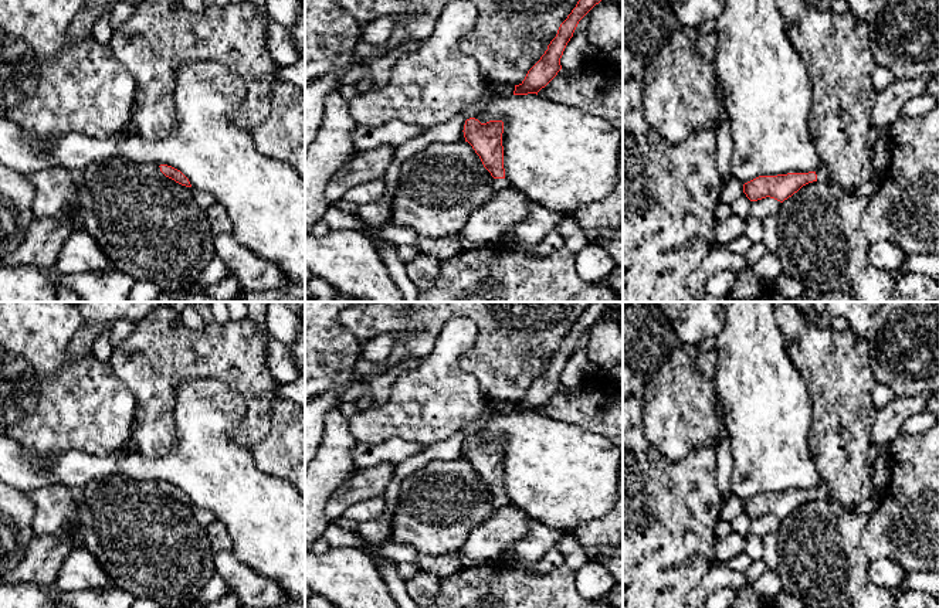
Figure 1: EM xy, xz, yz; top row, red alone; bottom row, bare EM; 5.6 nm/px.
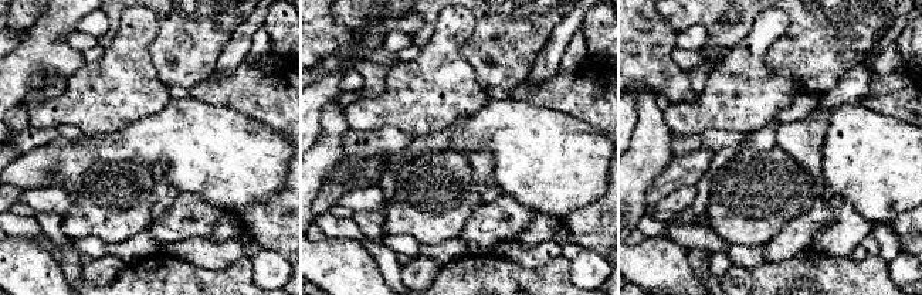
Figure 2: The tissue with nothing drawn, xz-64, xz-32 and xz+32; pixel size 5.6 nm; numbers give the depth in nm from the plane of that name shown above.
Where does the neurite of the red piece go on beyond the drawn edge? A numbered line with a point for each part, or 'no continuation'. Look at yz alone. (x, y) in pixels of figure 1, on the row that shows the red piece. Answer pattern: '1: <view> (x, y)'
1: yz (821, 172)

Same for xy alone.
no continuation

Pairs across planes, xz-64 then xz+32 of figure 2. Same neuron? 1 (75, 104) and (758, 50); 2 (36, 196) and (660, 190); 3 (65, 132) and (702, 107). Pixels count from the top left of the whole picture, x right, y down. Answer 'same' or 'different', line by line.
1: same
2: different
3: different

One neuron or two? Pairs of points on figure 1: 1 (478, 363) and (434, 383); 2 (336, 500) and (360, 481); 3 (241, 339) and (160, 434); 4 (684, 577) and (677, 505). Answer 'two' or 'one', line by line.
1: two
2: one
3: one
4: one

